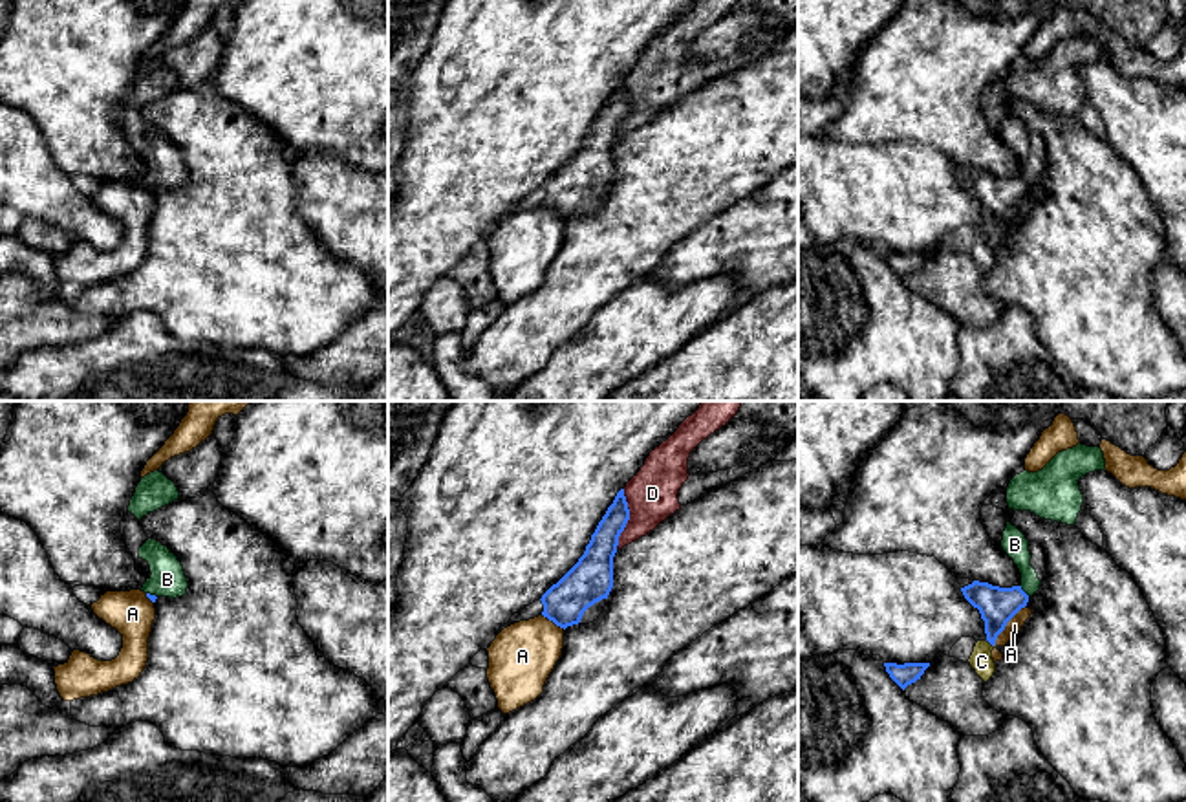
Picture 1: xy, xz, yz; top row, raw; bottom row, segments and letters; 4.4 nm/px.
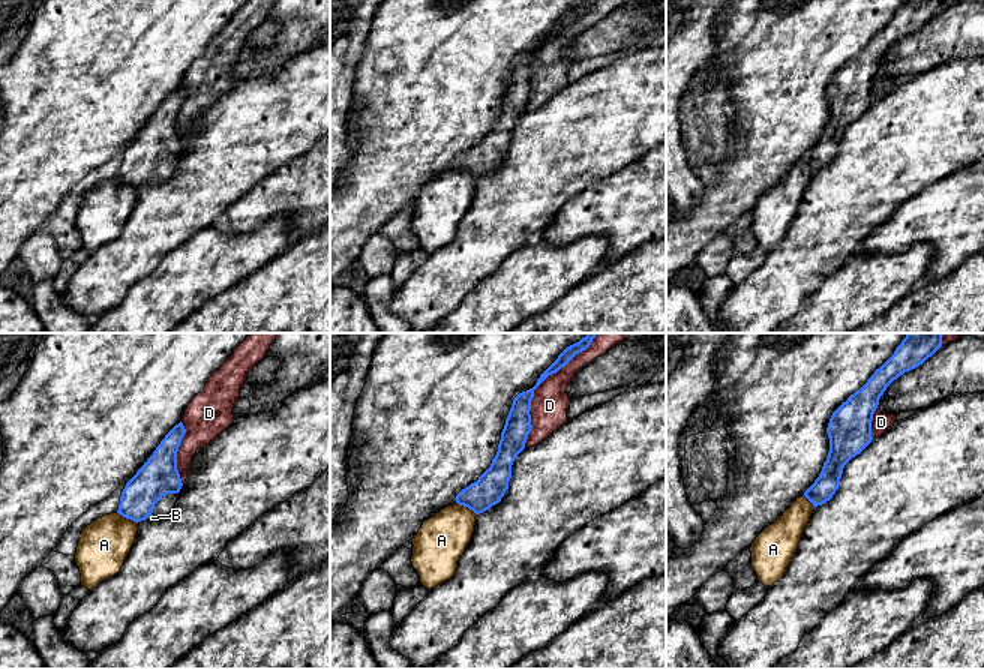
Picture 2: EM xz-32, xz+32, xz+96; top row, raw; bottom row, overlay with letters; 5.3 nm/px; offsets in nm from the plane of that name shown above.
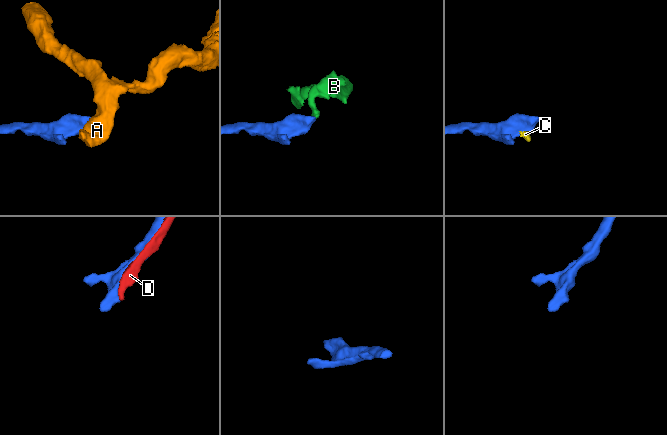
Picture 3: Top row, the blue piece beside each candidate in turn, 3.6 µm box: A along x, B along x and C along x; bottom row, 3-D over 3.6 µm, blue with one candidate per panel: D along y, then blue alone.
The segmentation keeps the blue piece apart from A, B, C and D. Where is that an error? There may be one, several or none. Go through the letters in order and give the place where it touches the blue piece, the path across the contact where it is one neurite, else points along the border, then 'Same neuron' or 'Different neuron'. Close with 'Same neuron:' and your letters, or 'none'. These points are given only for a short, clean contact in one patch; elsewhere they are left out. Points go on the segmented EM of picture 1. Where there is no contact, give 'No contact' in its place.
A: Touches blue at yz (1005, 625). Boundary: yz (1025, 605), (992, 645). Different neuron
B: Touches blue at yz (1022, 590). Path across: yz (996, 605), (1011, 601), (1022, 590), (1025, 568), (1014, 544). Same neuron
C: Touches blue at yz (989, 641). Boundary: yz (987, 639), (992, 647). Different neuron
D: Touches blue at xz (628, 519). Different neuron
Same neuron: B

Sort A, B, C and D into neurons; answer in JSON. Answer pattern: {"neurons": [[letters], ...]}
{"neurons": [["A", "C"], ["B"], ["D"]]}

